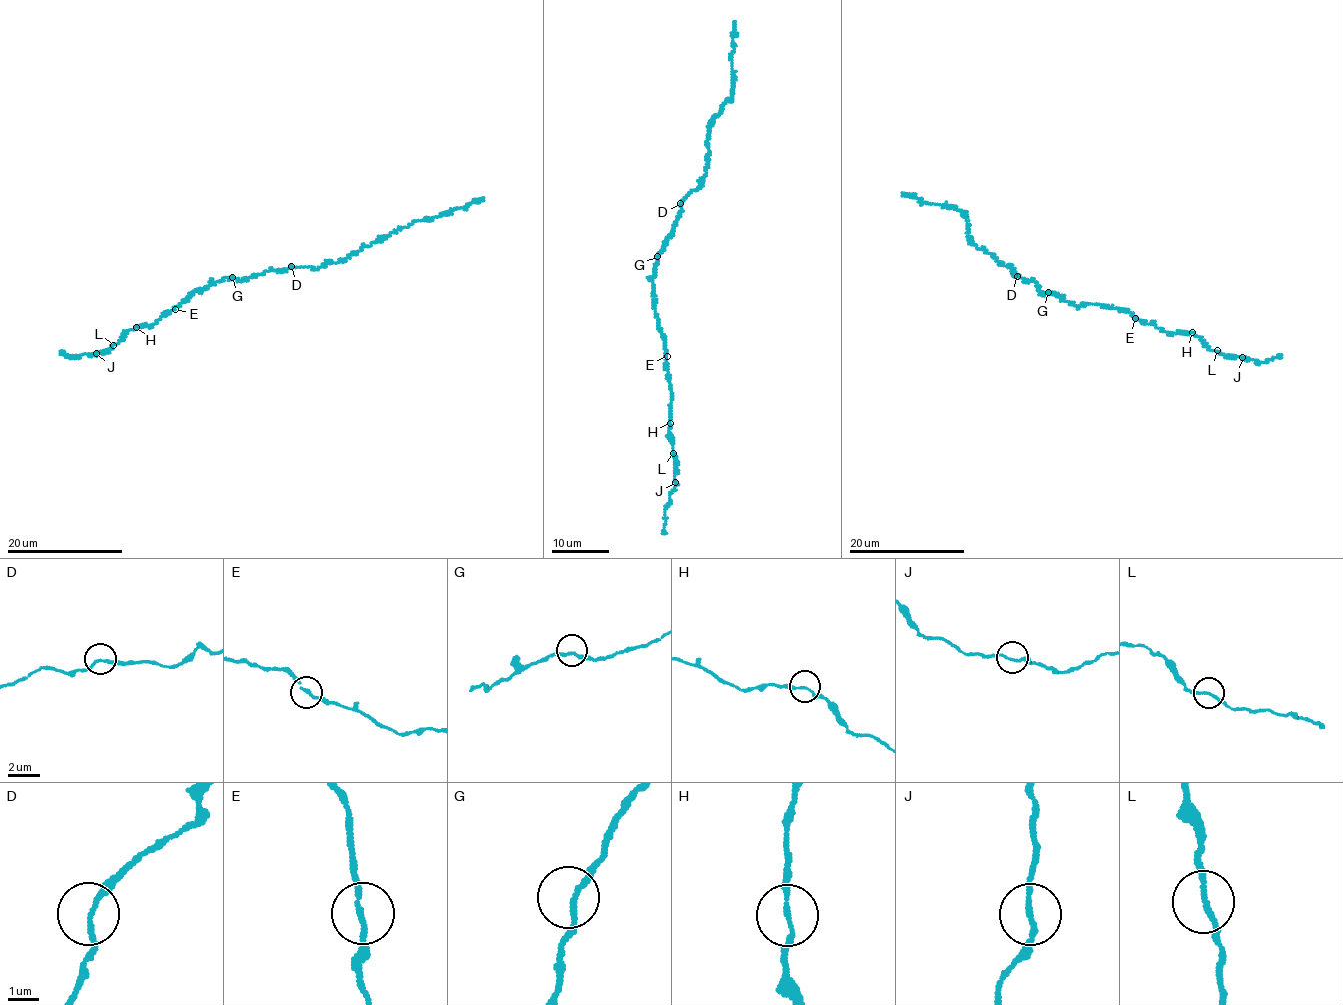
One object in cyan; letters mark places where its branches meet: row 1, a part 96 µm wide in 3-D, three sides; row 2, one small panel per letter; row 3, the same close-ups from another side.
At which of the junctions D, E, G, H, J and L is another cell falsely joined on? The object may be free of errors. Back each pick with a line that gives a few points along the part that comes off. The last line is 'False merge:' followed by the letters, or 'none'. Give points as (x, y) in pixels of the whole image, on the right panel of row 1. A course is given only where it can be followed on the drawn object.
False merge: none

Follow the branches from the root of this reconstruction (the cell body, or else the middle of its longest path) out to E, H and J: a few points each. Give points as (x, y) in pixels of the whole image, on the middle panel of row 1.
E: (662, 252), (655, 266), (653, 293), (657, 328), (665, 337), (667, 356)
H: (662, 252), (655, 266), (653, 293), (657, 328), (665, 337), (671, 393), (671, 423)
J: (662, 252), (655, 266), (653, 293), (657, 328), (665, 337), (669, 375), (670, 435), (676, 462), (675, 482)

